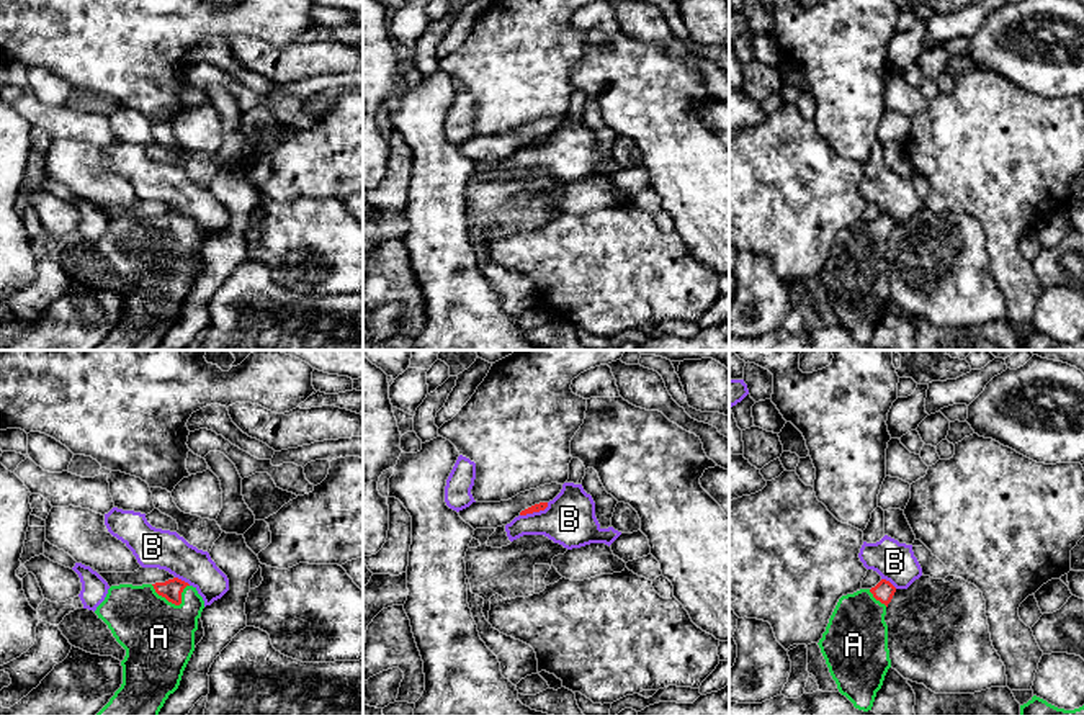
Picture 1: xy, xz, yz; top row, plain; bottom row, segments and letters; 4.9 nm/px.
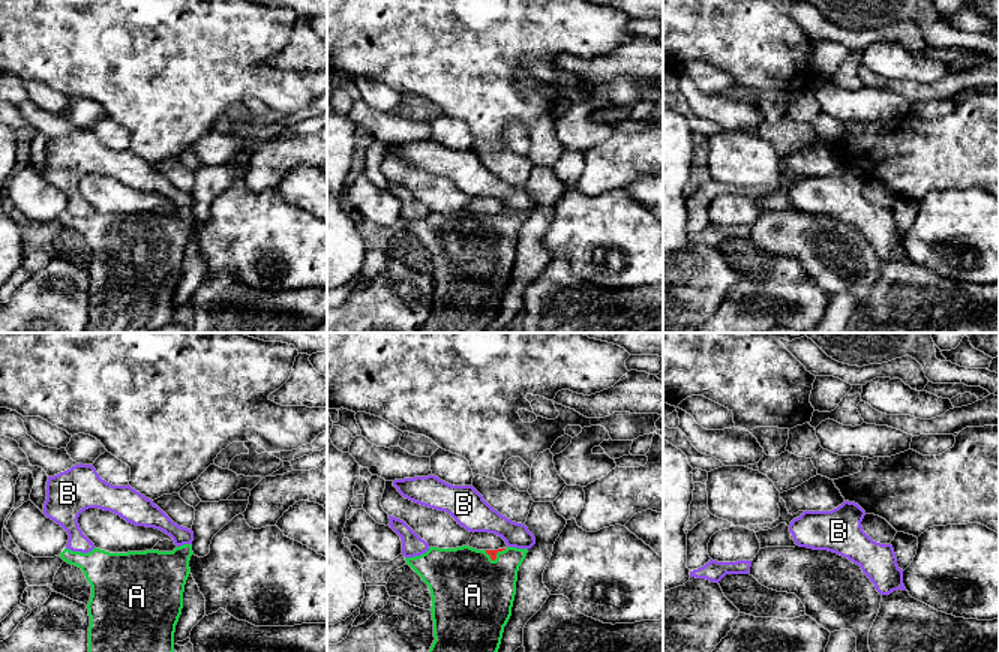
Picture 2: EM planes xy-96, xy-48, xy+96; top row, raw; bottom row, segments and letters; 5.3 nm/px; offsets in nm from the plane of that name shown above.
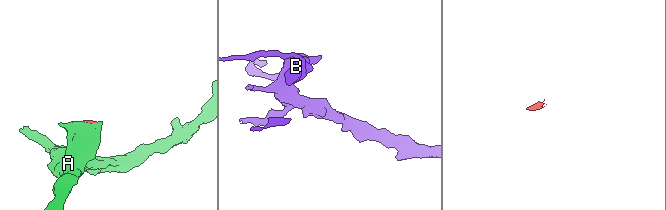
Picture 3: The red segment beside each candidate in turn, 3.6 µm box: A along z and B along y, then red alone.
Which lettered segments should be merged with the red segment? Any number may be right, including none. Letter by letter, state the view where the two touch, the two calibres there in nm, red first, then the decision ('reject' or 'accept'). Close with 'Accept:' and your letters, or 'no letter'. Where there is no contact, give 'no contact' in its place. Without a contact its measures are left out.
A: meets red in xy; 100 nm thick on the red side, 360 nm on the other; accept
B: meets red in xz; 50 nm thick on the red side, 260 nm on the other; reject
Accept: A

